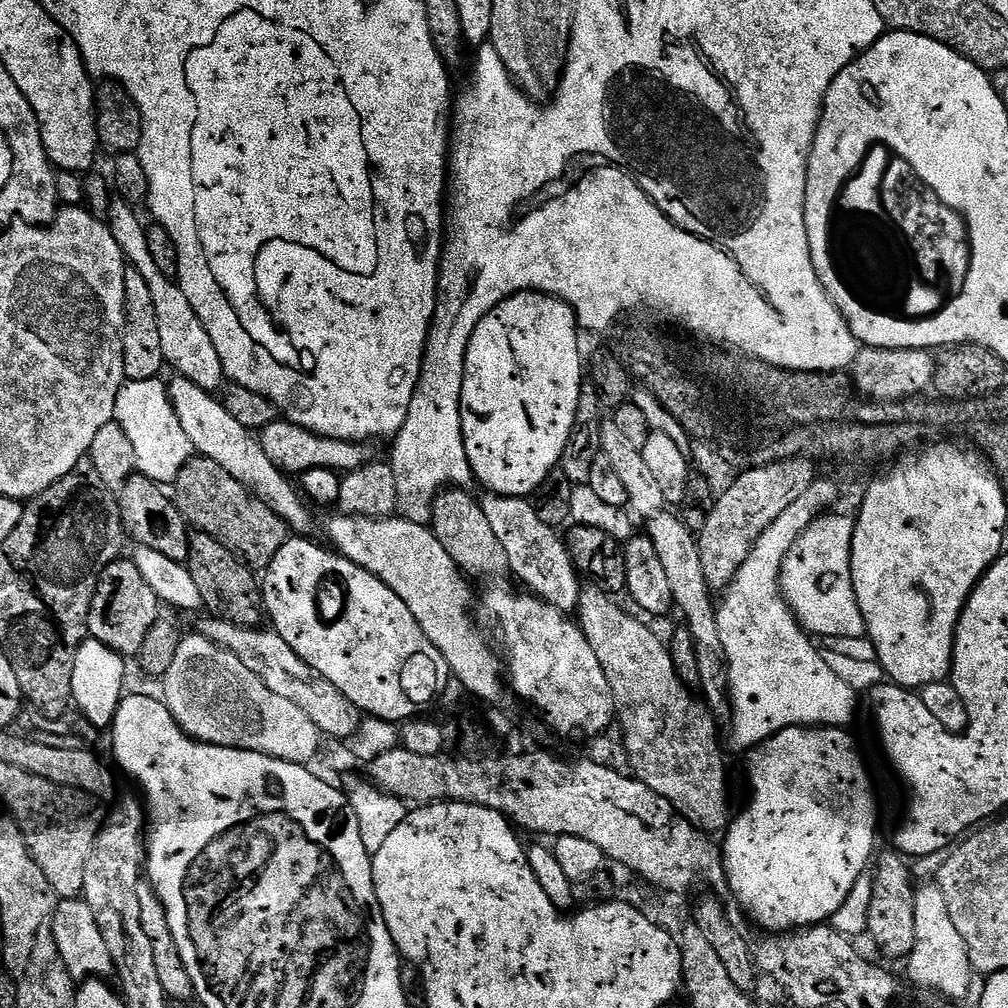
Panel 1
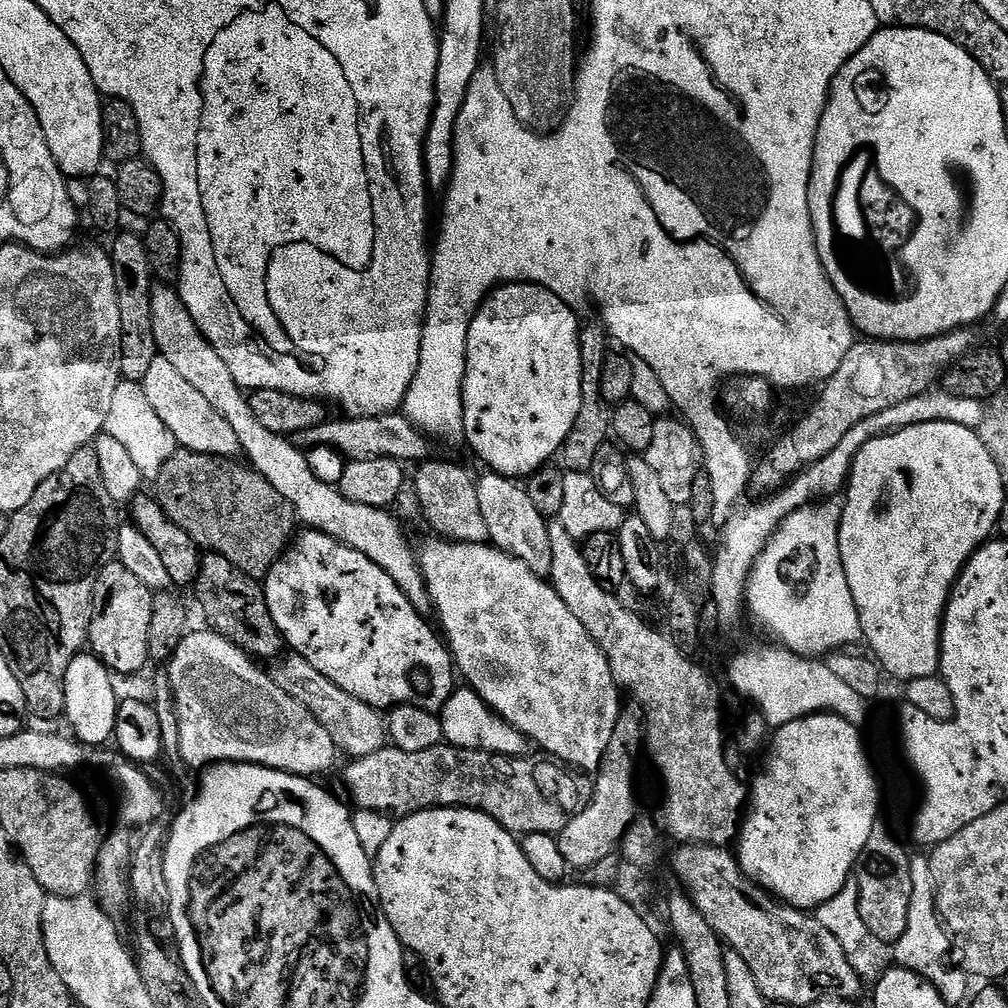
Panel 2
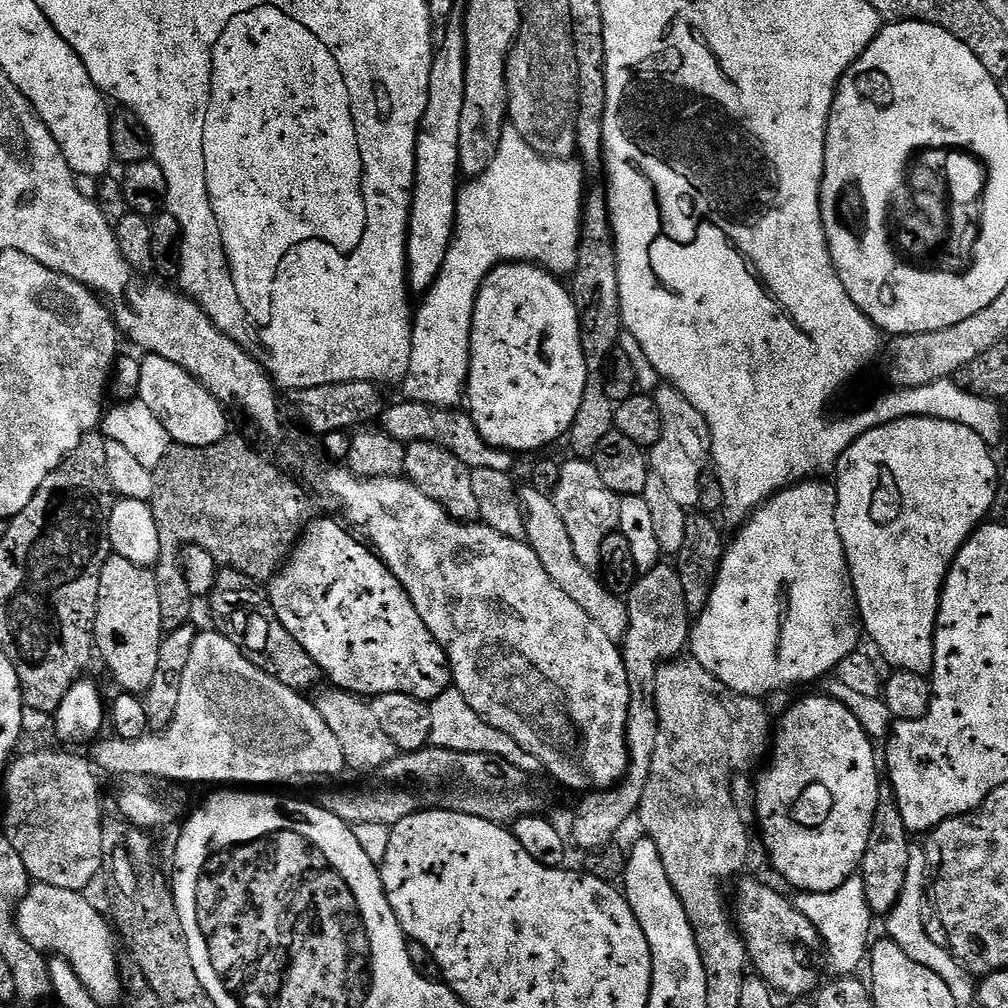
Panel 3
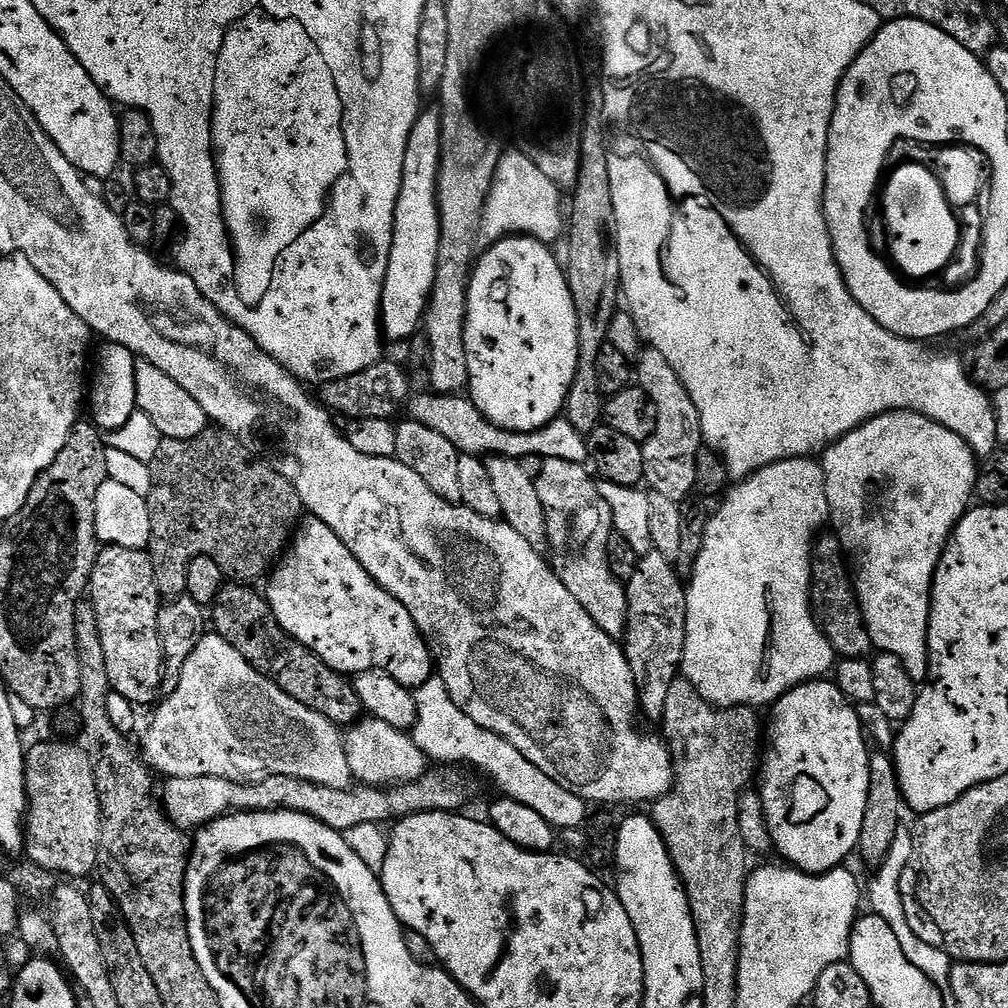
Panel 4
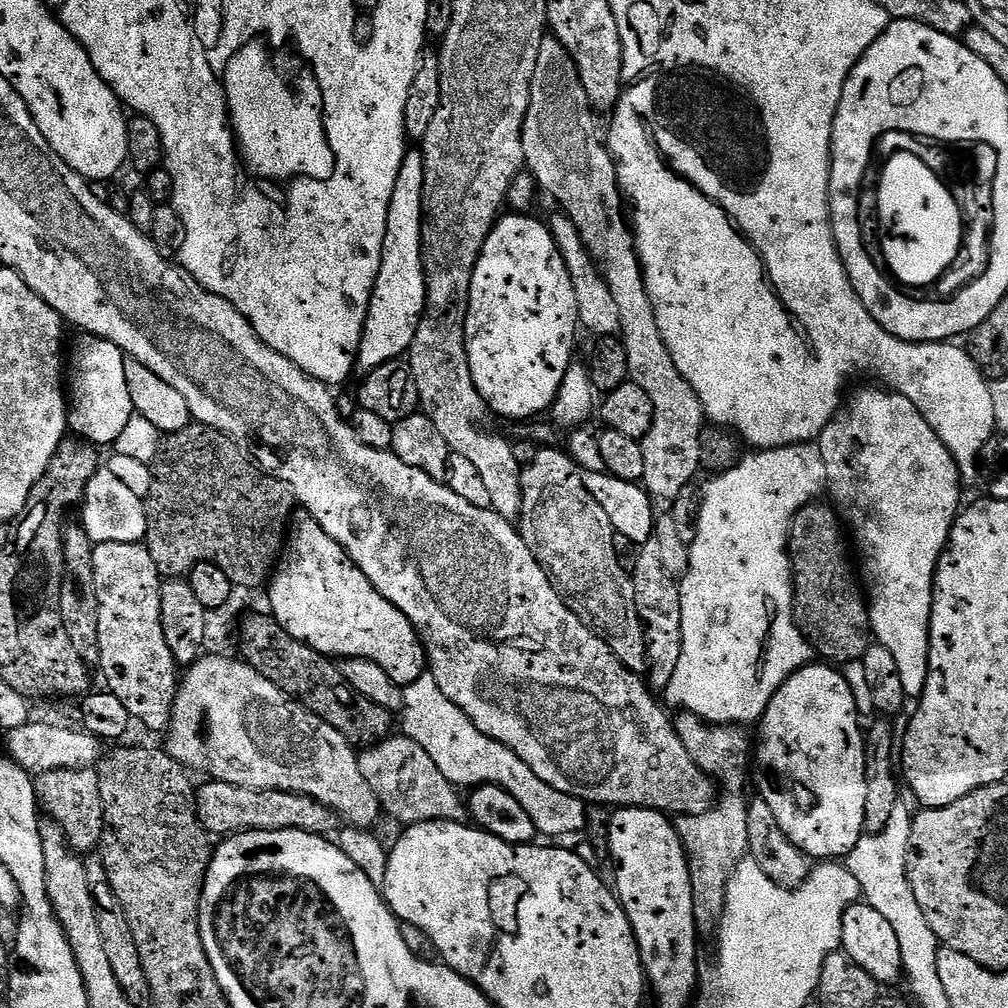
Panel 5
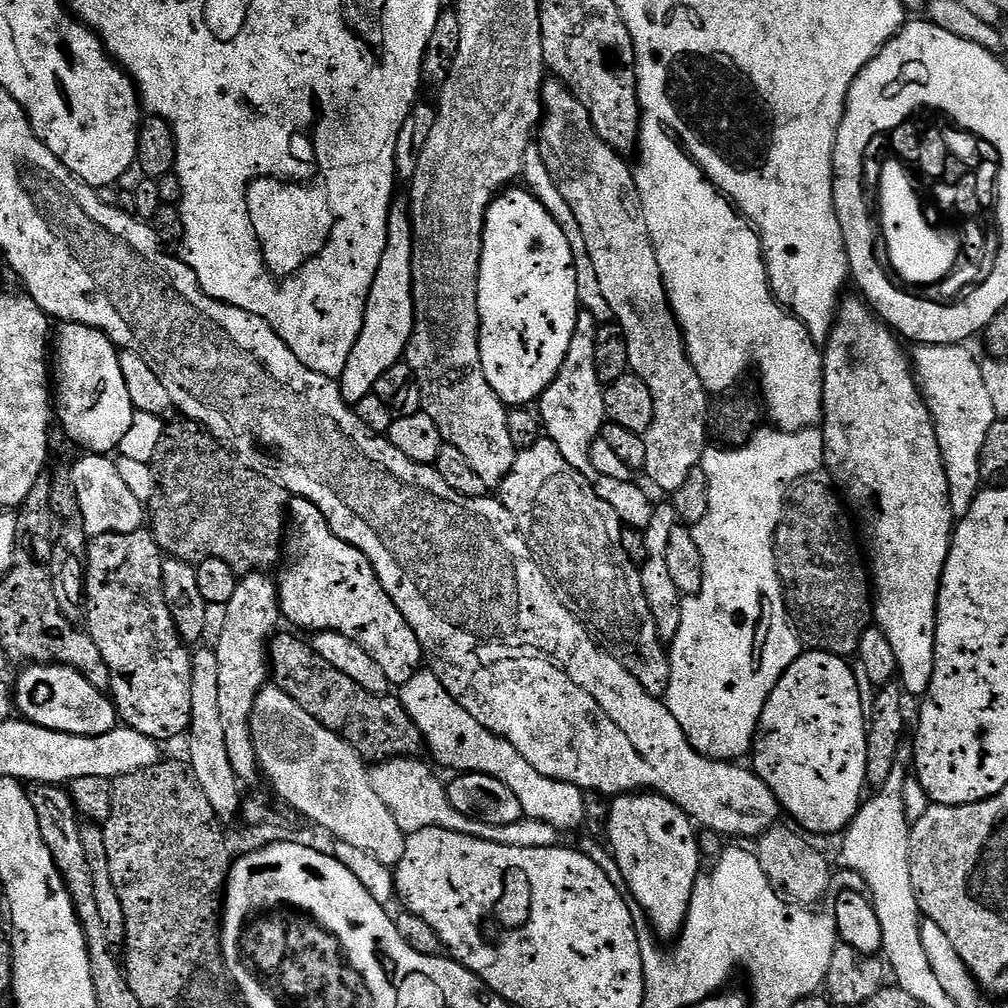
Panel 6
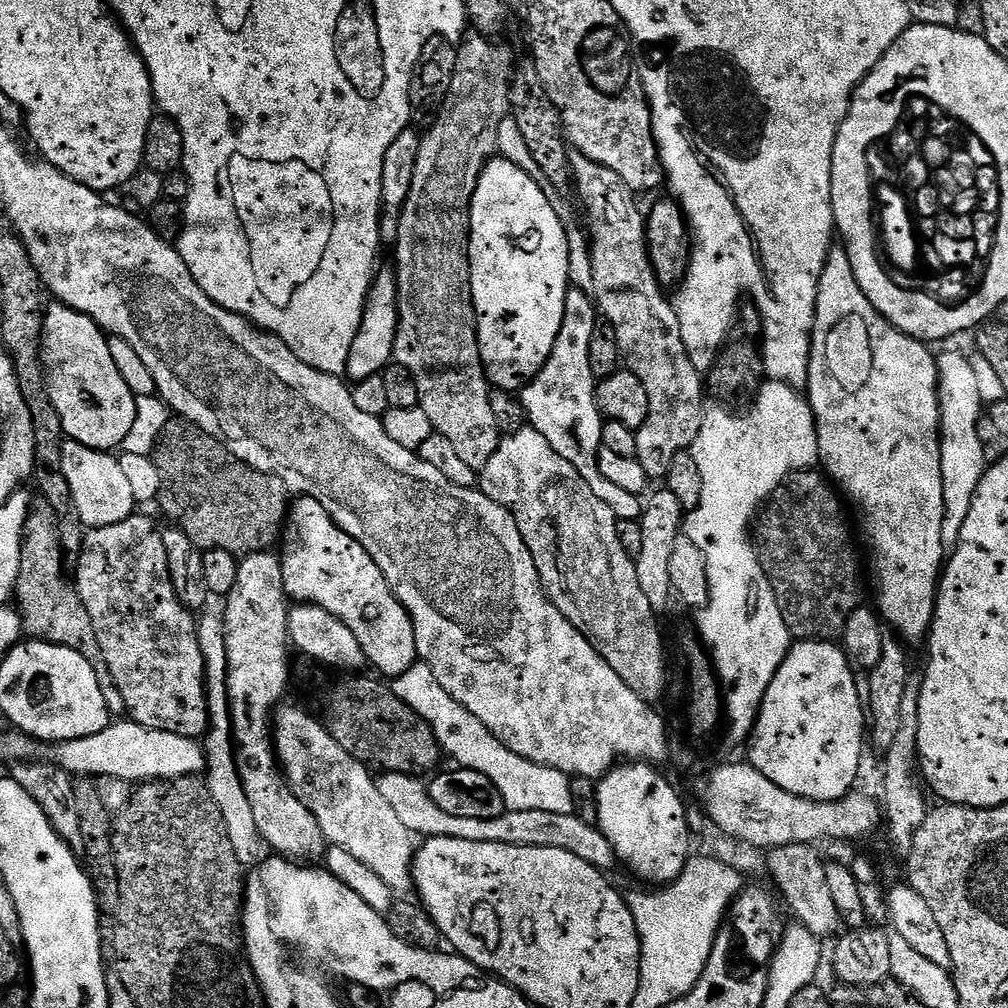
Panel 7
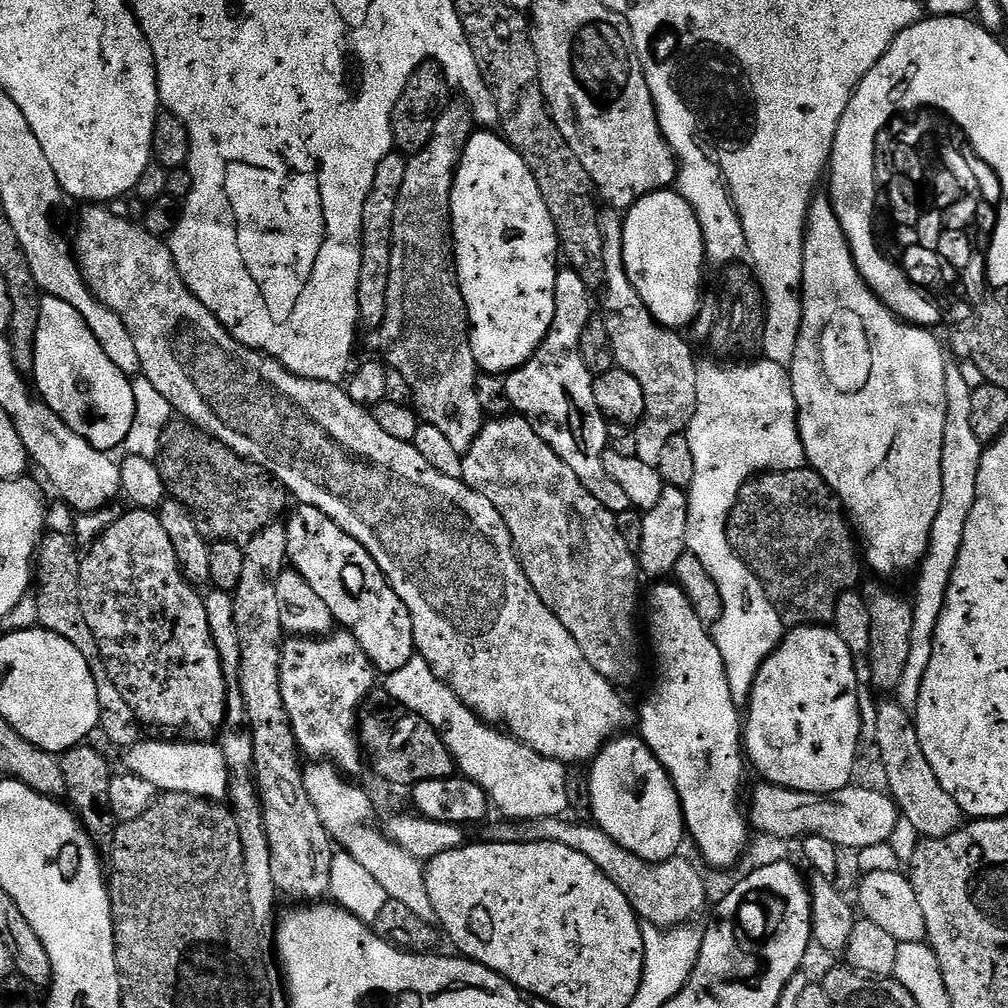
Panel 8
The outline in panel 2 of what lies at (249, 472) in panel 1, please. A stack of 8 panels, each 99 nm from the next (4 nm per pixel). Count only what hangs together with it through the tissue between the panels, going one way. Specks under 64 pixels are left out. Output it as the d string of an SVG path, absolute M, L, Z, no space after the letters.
M157 354L154 362L150 362L150 371L146 373L142 387L146 398L150 398L150 406L154 406L158 418L166 422L179 447L211 456L235 457L240 452L238 434L234 434L230 422L226 422L226 418L222 418L222 414L218 414L218 410L214 410L214 406L210 406L210 402L206 402L206 398L202 398L202 394L198 394L164 356Z

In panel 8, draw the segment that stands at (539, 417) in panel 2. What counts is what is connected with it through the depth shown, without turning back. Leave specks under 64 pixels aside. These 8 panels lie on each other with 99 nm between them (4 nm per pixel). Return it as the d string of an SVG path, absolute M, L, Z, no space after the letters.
M476 130L473 131L472 136L468 140L468 145L464 148L464 154L460 157L460 167L456 169L456 180L452 184L452 243L456 246L456 276L460 279L460 289L462 290L462 298L466 302L468 307L468 323L470 325L470 331L472 333L472 349L474 350L474 358L476 359L477 369L484 374L507 374L513 372L515 368L520 368L527 360L531 360L533 354L535 354L539 348L541 342L548 336L548 331L552 329L552 323L554 322L554 310L556 309L556 274L558 271L558 263L556 259L561 259L562 245L560 242L560 234L556 230L556 219L553 218L550 210L546 206L544 201L544 192L538 186L538 182L534 178L534 174L526 166L524 157L504 139L503 135L497 134L496 136L492 130Z

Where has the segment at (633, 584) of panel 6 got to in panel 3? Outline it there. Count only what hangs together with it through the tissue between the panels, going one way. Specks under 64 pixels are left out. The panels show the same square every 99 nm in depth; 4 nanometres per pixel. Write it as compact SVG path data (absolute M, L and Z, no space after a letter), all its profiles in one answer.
M568 458L568 461L564 460L560 465L560 477L551 497L567 533L570 534L570 546L574 546L578 562L582 562L582 566L587 568L599 569L602 542L606 542L608 535L620 527L620 502L616 493L609 490L602 478L598 478L598 470L592 465L591 459Z

